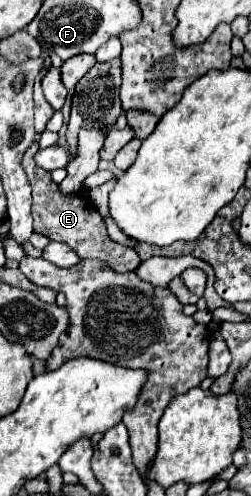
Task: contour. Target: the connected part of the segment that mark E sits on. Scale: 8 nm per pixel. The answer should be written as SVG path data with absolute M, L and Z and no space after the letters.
M34 143L26 155L24 155L24 171L32 183L32 213L34 213L34 231L46 235L50 241L66 243L70 245L80 259L100 259L104 263L110 265L110 269L116 269L116 273L128 273L128 271L136 271L136 267L140 265L140 257L134 249L128 249L120 243L114 243L108 235L106 235L106 223L102 219L102 215L98 213L98 209L94 207L94 203L82 195L82 193L72 193L72 195L62 195L60 185L52 181L50 171L38 167L34 163L34 153L38 151L38 143Z

